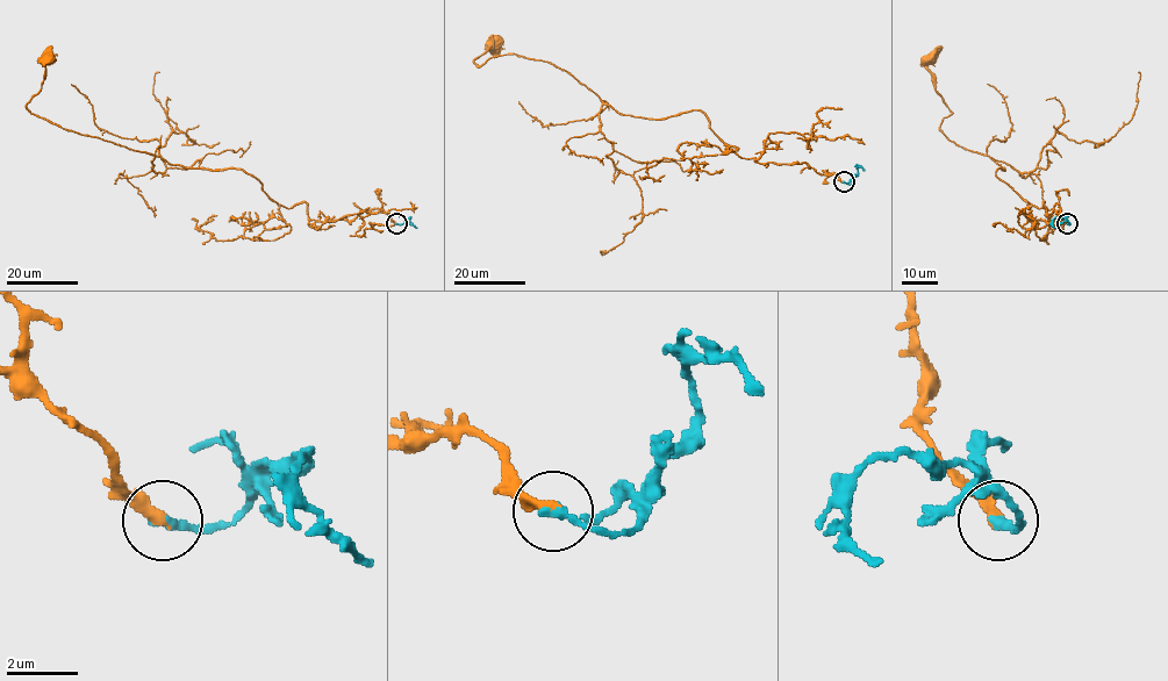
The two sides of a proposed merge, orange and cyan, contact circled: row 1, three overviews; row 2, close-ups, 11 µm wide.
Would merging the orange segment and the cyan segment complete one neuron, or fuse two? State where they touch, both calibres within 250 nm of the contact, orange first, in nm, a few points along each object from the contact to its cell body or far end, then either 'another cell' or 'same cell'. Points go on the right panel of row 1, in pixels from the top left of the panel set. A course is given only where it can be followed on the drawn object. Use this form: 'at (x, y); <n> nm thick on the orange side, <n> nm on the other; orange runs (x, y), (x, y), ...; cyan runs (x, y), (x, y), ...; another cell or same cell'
at (1067, 223); 340 nm thick on the orange side, 260 nm on the other; orange runs (1067, 223), (939, 129), (952, 112), (930, 57); cyan runs (1067, 223), (1063, 217), (1055, 217), (1052, 226), (1055, 228); same cell

